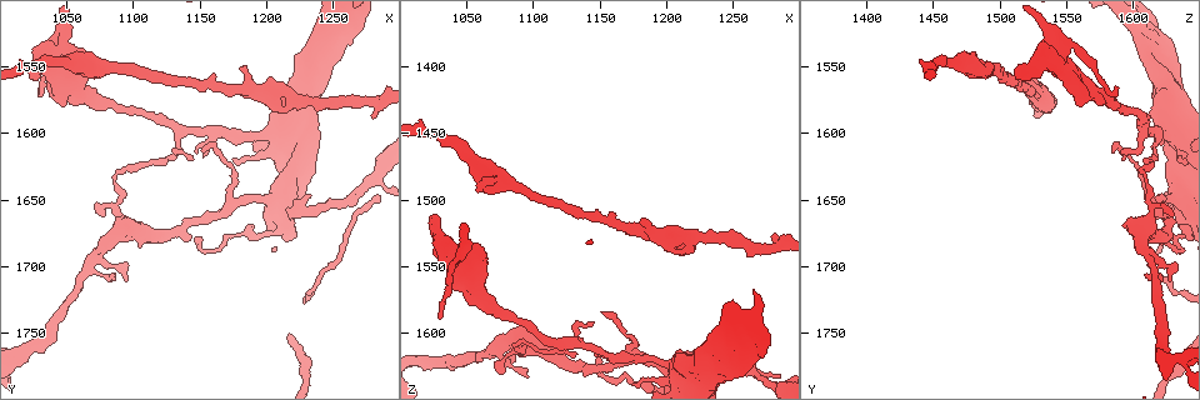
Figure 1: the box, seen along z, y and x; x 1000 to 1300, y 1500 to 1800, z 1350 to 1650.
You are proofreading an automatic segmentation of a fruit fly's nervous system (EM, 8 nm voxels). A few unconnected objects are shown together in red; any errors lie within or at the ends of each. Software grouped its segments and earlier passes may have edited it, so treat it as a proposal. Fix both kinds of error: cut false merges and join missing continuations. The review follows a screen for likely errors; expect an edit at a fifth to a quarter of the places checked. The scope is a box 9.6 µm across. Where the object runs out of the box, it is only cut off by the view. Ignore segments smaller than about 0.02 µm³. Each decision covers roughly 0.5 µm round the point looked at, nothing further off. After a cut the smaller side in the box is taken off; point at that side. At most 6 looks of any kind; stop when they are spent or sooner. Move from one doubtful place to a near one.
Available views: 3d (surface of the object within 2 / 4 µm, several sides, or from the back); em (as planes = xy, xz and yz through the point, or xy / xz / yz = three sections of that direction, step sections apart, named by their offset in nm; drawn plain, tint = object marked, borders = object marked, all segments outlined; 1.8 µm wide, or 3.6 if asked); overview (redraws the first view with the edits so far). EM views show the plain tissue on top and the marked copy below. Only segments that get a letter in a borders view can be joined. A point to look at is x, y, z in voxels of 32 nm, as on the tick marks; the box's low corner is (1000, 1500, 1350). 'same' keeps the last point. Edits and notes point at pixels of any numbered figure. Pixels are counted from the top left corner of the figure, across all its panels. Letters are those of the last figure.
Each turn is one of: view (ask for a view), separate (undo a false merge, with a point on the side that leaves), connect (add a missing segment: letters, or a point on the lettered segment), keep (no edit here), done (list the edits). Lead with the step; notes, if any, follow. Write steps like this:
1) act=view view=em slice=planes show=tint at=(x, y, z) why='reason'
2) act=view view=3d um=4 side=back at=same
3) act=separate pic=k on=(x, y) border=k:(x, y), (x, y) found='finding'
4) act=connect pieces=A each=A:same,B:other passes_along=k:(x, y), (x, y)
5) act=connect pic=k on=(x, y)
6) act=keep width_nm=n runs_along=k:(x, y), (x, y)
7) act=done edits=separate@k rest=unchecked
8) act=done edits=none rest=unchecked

act=view view=3d um=4 at=(1262, 1650, 1630) why='sudden change in width'

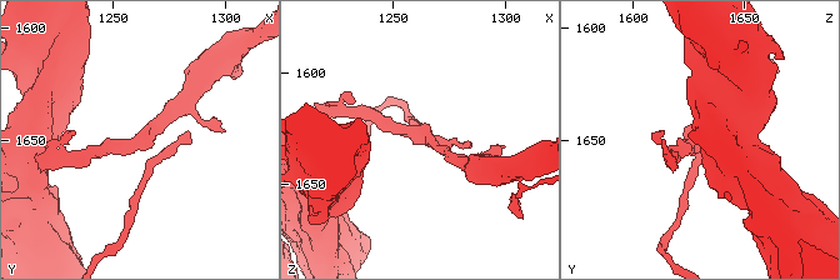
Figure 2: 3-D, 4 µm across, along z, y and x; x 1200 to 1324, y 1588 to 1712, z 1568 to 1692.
act=view view=em slice=planes show=tint at=(1264, 1650, 1628) why='need the tissue'

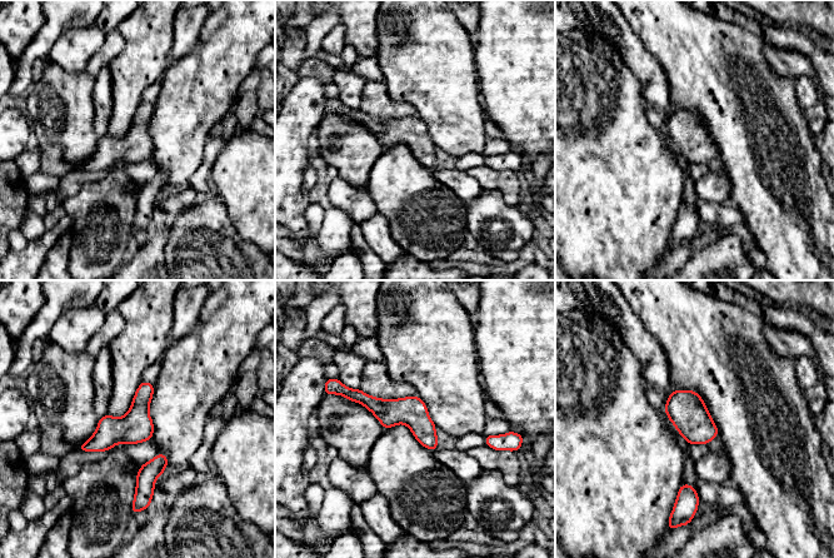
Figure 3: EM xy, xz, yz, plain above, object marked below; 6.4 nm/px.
act=view view=em slice=planes show=borders at=same why='what lies round it'

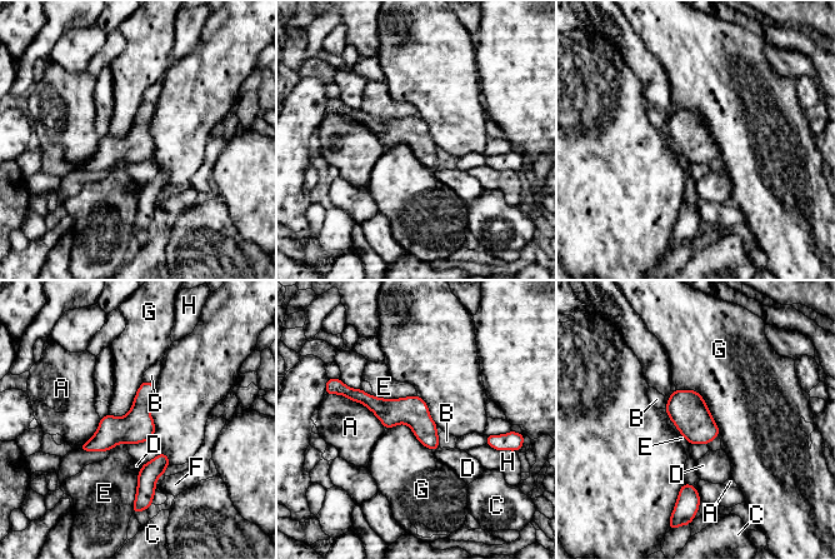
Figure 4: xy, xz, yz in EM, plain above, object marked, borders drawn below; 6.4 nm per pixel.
act=keep longest_contact=A:420nm each=A:other,B:other,C:other,D:other,E:other,F:other,G:other,H:other border=4:(676, 389), (701, 397), (719, 435) found='all the same cell'

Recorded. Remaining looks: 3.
act=view view=em slice=planes show=tint at=(1150, 1616, 1618) why='an open end'

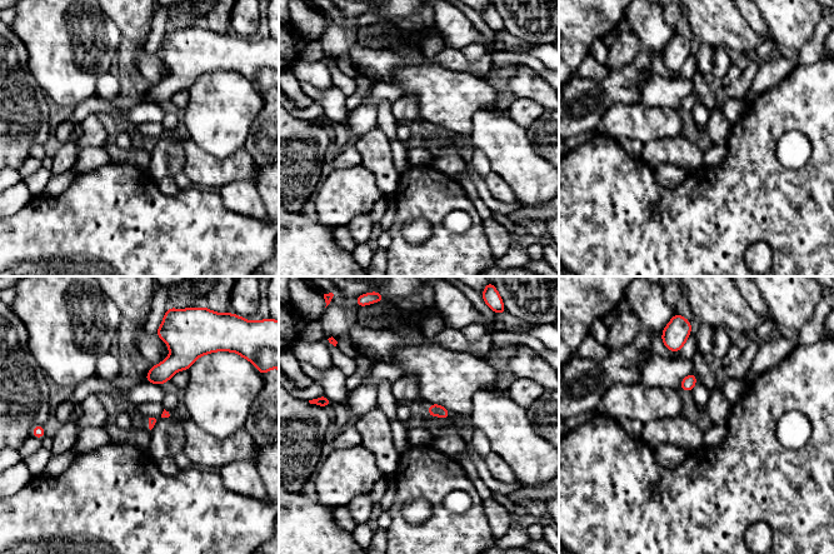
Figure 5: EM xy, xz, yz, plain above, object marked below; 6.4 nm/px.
act=view view=em slice=planes show=borders at=same why='what lies round it'

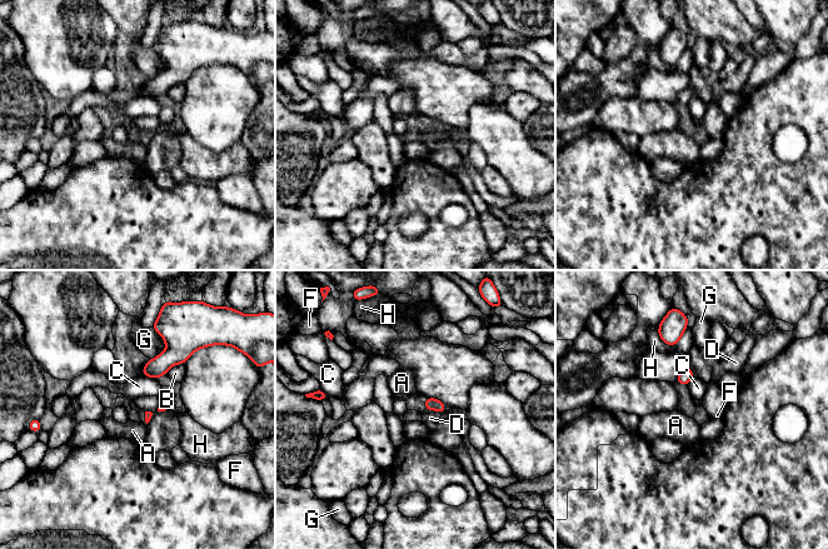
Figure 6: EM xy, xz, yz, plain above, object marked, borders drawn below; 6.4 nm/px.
act=keep each=A:other,B:other,C:other,D:other,F:other,G:other,H:other border=6:(425, 409), (435, 409), (439, 413) found='no lettered segment goes on from it'

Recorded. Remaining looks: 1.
act=view view=em slice=planes show=borders at=(1064, 1548, 1490) why='free end'

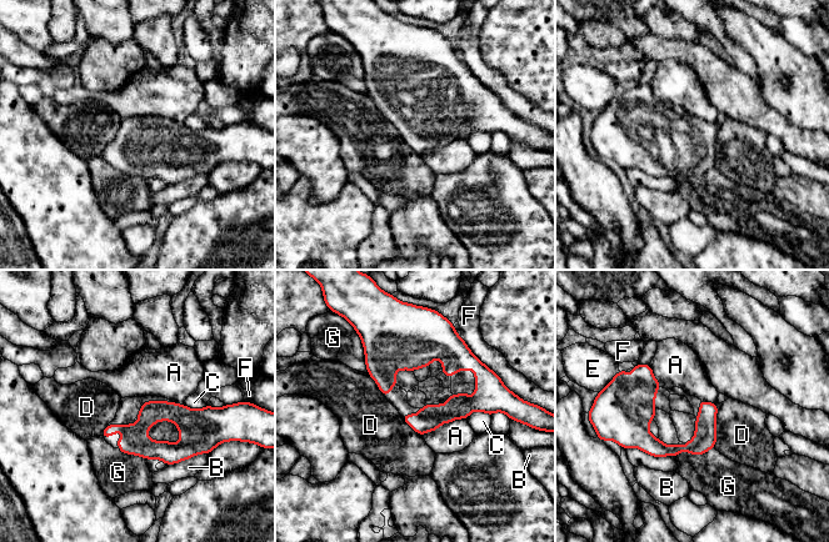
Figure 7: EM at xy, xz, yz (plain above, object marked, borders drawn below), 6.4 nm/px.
act=keep each=A:other,B:other,C:other,D:other,E:other,F:other,G:other found='none of them fits'

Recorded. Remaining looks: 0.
act=done edits=none rest=unchecked

